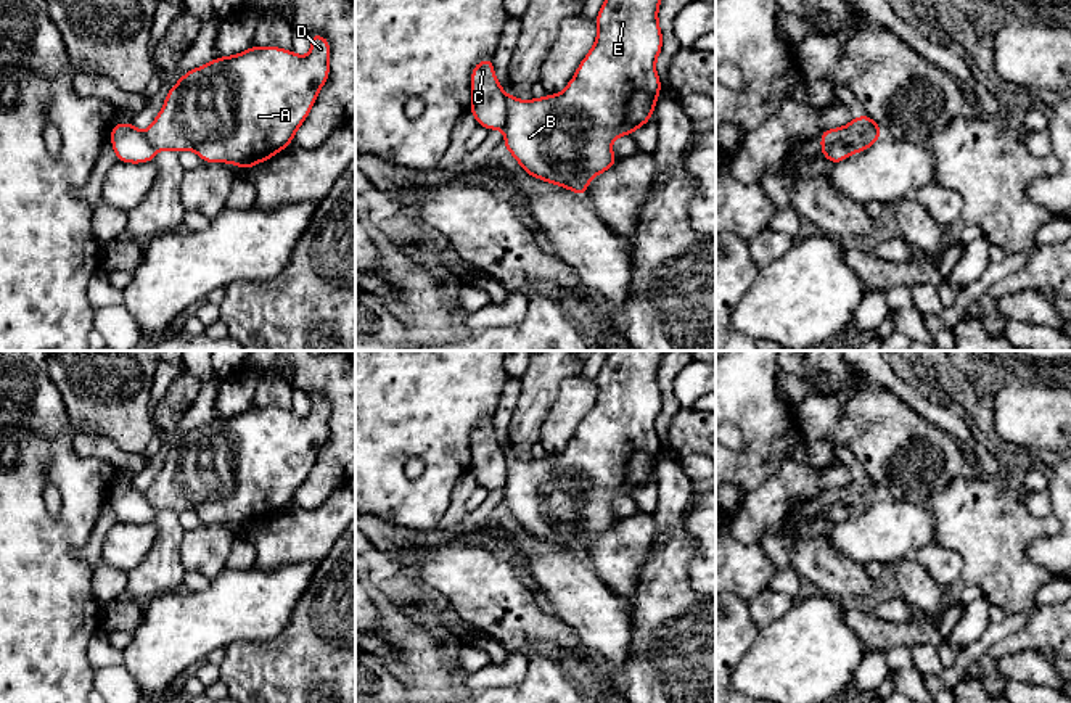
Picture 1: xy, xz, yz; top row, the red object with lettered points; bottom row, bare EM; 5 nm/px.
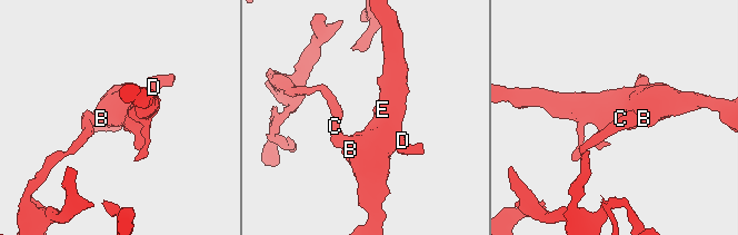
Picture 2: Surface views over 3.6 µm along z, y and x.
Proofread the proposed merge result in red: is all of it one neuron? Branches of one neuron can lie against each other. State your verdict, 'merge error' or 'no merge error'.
merge error

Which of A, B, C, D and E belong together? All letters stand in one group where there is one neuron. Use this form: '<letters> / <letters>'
A B D E / C

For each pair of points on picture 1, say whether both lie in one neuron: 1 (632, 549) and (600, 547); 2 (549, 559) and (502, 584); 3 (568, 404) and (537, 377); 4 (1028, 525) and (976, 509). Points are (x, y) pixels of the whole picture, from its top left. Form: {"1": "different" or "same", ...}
{"1": "same", "2": "different", "3": "different", "4": "same"}

